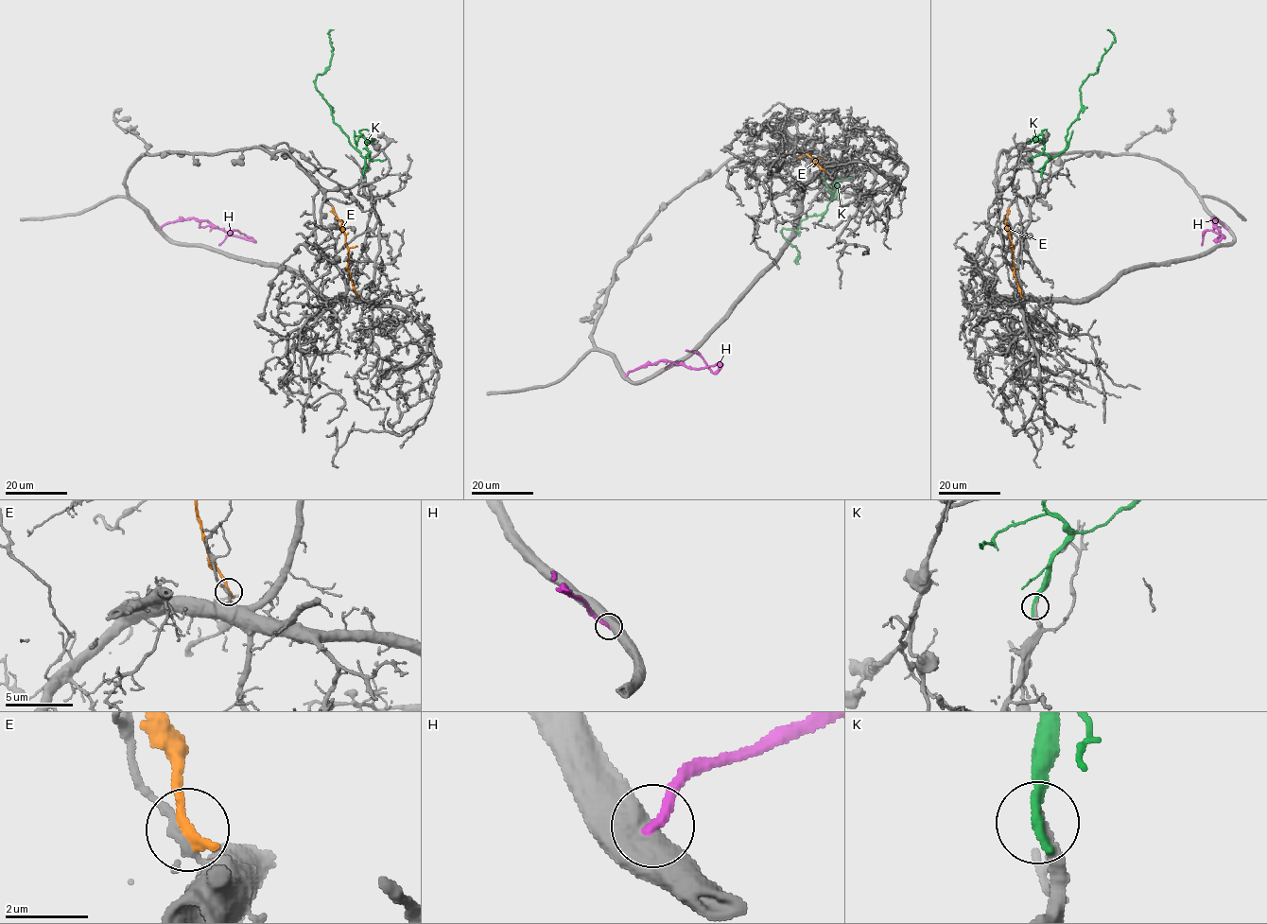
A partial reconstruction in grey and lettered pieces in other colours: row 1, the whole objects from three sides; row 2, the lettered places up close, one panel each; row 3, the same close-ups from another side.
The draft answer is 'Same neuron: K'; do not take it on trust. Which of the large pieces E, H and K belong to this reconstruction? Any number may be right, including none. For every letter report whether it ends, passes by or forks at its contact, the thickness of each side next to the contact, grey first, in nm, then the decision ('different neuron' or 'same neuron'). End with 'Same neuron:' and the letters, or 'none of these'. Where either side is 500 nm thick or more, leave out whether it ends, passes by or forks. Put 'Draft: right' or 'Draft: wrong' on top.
Draft: right
E: it ends there; 200 nm thick on the grey side, 280 nm on the other; different neuron
H: 800 nm thick on the grey side, 280 nm on the other; different neuron
K: it ends there; 240 nm thick on the grey side, 280 nm on the other; same neuron
Same neuron: K

